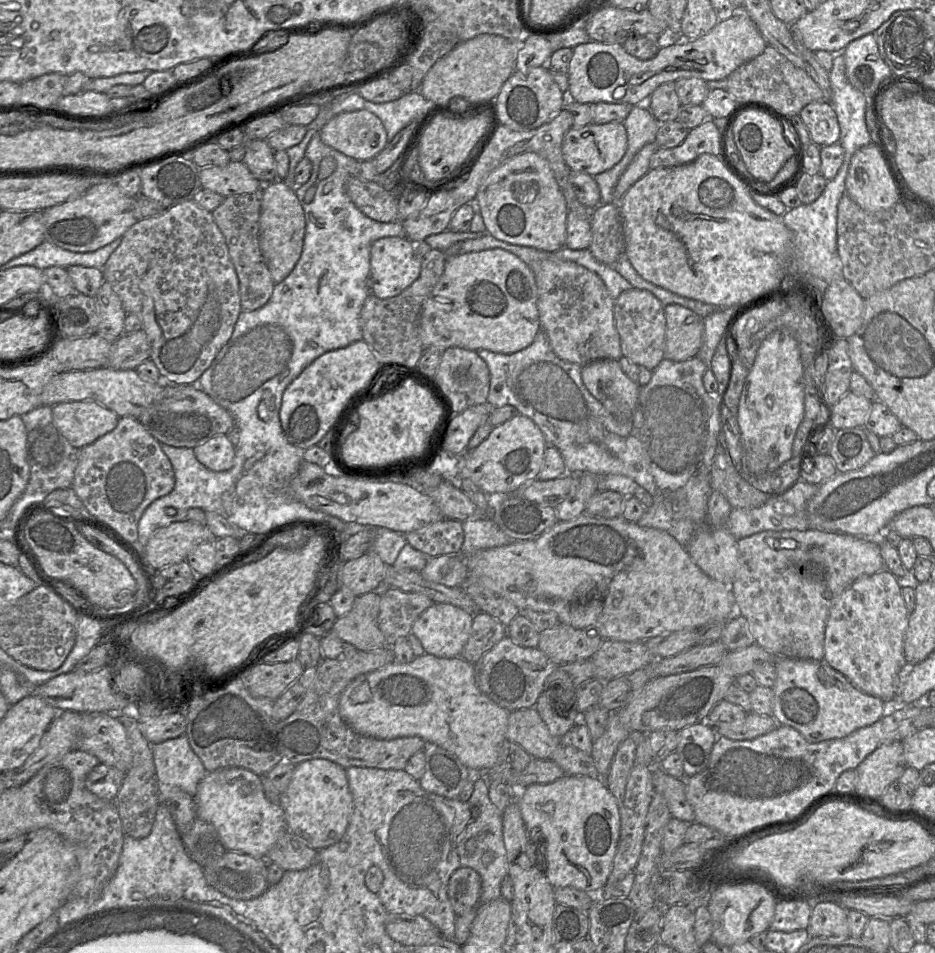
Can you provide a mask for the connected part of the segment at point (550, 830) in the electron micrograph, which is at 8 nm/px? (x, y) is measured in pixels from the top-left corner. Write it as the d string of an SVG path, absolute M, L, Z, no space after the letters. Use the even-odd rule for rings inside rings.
M565 774L554 782L520 789L518 804L528 847L531 840L536 841L535 846L541 839L544 841L542 870L549 883L555 889L572 887L591 894L600 892L611 873L620 836L617 800L604 779Z

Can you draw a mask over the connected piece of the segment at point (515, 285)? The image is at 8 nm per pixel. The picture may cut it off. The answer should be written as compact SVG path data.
M493 248L456 256L447 256L444 272L423 304L420 339L425 349L459 347L512 354L528 347L540 331L538 289L531 267L515 254Z

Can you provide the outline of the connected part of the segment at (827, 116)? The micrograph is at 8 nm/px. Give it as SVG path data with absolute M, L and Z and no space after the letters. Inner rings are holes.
M817 101L806 105L799 113L811 140L819 147L839 142L840 126L830 101Z

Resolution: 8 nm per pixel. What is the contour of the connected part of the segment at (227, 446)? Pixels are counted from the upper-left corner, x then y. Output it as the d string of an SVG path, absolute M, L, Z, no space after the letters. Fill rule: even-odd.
M216 435L193 449L197 460L213 472L230 470L234 465L235 446L227 435Z

